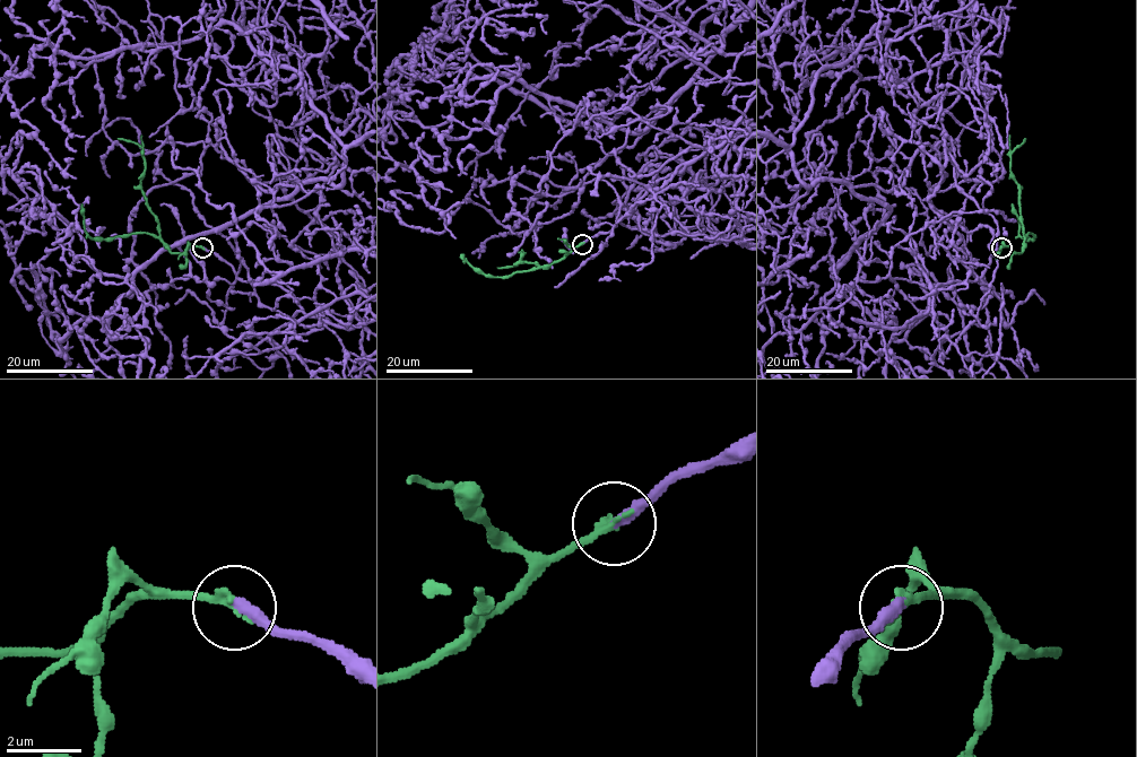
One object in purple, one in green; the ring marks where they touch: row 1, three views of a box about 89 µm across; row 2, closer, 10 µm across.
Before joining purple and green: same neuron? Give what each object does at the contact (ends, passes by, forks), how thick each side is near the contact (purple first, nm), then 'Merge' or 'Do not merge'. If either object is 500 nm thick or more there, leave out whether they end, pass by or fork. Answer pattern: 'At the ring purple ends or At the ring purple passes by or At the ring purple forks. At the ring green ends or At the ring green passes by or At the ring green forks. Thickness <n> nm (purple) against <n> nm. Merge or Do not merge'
At the ring purple ends. At the ring green ends. Thickness 340 nm (purple) against 220 nm. Merge

